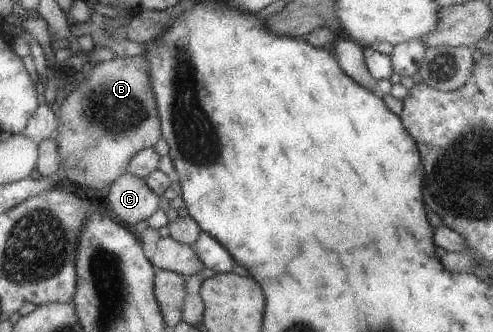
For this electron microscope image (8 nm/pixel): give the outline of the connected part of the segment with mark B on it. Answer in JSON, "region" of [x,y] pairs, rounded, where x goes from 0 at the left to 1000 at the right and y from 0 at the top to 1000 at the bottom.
{"region":[[[274,166],[203,184],[191,196],[170,223],[170,235],[150,247],[142,280],[120,316],[116,383],[101,413],[114,416],[120,509],[142,548],[191,572],[217,563],[254,518],[252,503],[274,458],[312,443],[320,416],[327,416],[298,181],[288,166]]]}

